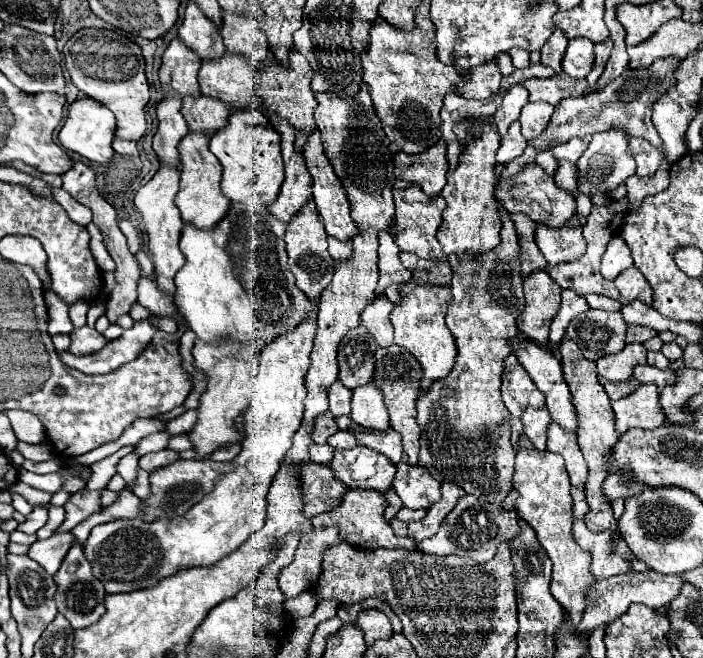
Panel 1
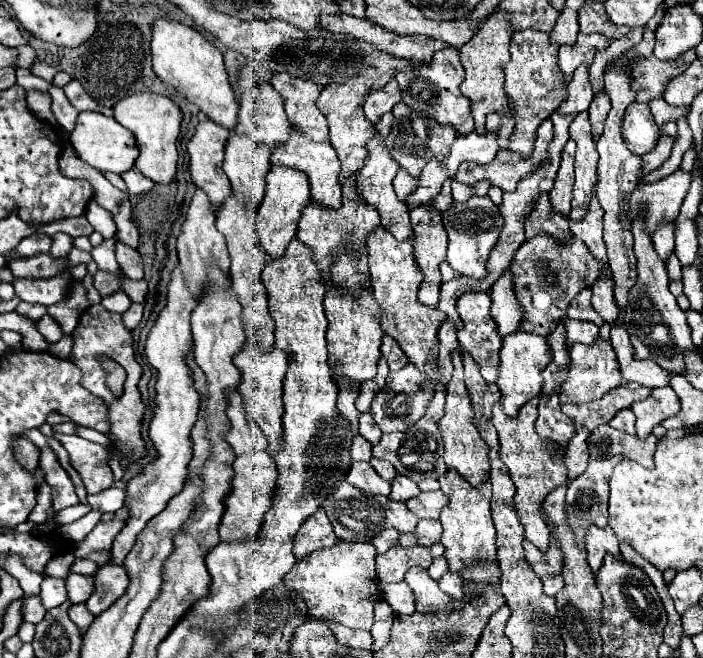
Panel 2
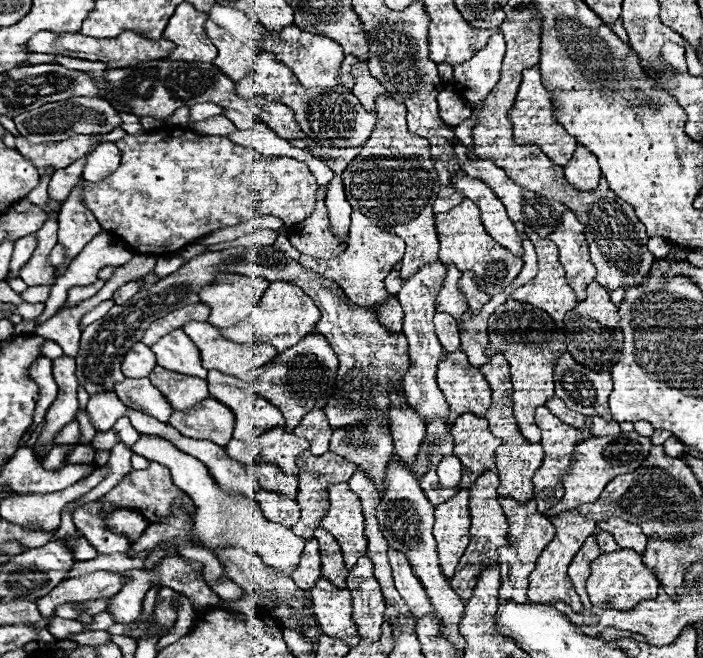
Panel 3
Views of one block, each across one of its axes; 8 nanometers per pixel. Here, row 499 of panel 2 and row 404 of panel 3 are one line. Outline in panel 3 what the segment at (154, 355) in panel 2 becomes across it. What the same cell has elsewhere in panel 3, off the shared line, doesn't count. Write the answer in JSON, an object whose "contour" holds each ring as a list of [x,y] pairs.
{"contour":[[[126,378],[116,386],[116,394],[126,406],[154,416],[160,422],[168,422],[168,418],[176,412],[148,378]]]}

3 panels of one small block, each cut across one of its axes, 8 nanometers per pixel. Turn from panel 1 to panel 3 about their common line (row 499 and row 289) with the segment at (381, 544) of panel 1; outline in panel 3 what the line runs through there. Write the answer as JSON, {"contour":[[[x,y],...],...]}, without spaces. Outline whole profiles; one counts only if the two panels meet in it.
{"contour":[[[352,210],[352,226],[350,226],[350,242],[348,248],[330,258],[330,260],[320,260],[320,258],[310,258],[310,256],[300,256],[300,264],[306,266],[308,270],[314,270],[322,274],[324,278],[330,278],[338,282],[338,286],[344,288],[345,294],[352,302],[364,306],[370,310],[374,302],[382,302],[382,298],[390,298],[390,294],[384,290],[384,278],[392,270],[392,266],[402,260],[404,256],[404,240],[398,238],[396,234],[388,234],[374,226],[362,212]]]}

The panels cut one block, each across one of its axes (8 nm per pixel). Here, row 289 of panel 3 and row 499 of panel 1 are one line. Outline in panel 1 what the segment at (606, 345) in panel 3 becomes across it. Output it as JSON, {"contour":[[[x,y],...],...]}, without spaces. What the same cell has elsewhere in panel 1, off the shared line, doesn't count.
{"contour":[[[564,336],[558,350],[560,350],[560,364],[562,364],[562,370],[564,370],[564,378],[566,378],[566,384],[570,386],[572,400],[574,400],[578,420],[580,420],[578,444],[580,444],[580,450],[584,454],[584,460],[588,462],[586,496],[588,496],[588,504],[590,504],[590,514],[584,516],[584,522],[592,532],[618,528],[616,520],[612,516],[612,508],[606,508],[606,496],[602,492],[602,482],[608,476],[606,464],[604,464],[604,454],[612,448],[614,440],[618,440],[618,432],[614,430],[614,412],[610,408],[610,398],[604,392],[604,386],[596,378],[596,364],[582,358],[580,352],[578,352],[578,346],[570,338]]]}

